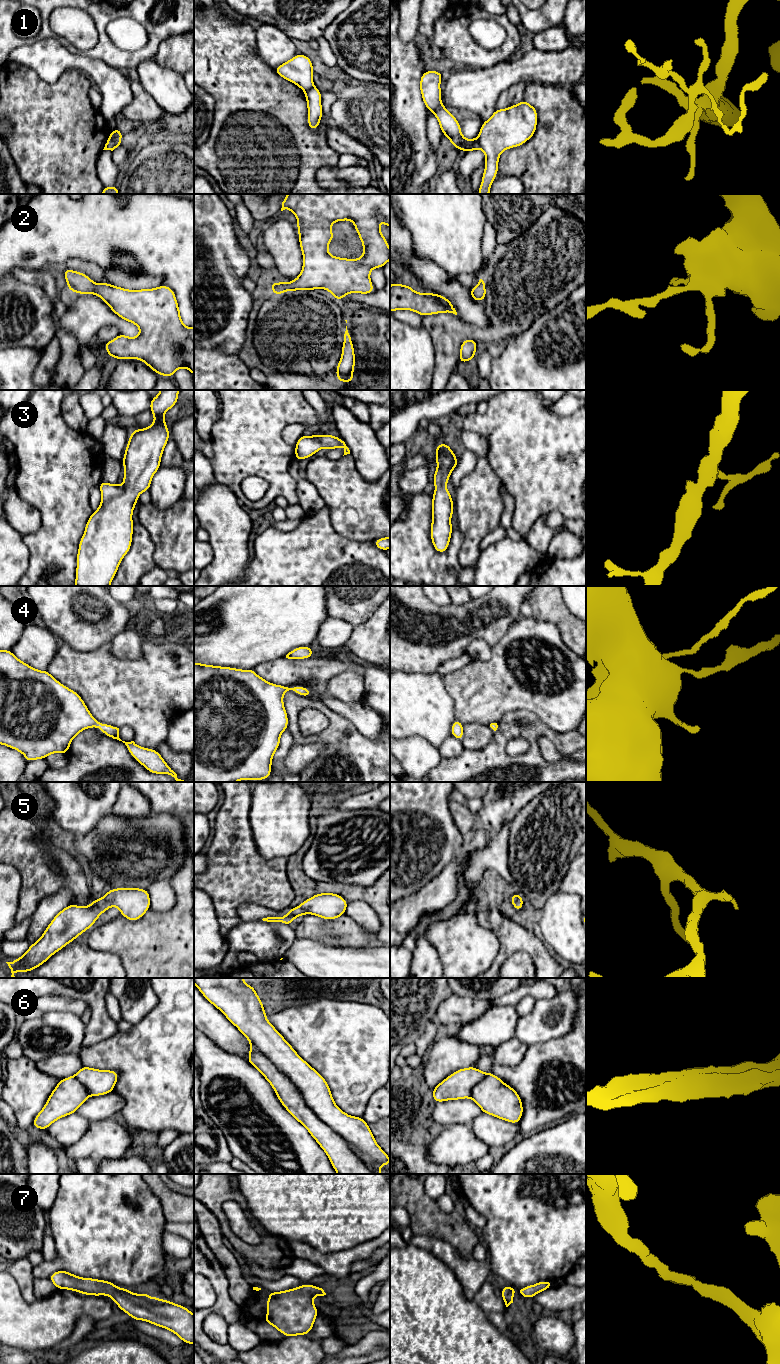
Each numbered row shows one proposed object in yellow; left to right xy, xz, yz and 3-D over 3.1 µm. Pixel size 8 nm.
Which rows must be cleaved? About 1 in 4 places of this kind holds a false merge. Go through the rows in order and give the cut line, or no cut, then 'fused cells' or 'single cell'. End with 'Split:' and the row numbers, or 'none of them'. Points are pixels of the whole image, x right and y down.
1: cut xy (109, 136), (115, 148); fused cells
2: cut none; single cell
3: cut none; single cell
4: cut none; single cell
5: cut none; single cell
6: cut xz (249, 1040), (294, 1085), (306, 1105), (338, 1133), (374, 1173); fused cells
7: cut none; single cell
Split: 1, 6

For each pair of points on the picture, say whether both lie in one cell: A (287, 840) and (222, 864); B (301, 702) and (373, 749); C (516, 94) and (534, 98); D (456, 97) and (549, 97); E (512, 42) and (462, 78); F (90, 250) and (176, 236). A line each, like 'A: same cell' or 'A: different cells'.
A: different cells
B: same cell
C: different cells
D: different cells
E: different cells
F: same cell

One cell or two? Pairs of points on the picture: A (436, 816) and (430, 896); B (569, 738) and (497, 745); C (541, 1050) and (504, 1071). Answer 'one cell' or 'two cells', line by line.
A: two cells
B: one cell
C: one cell

